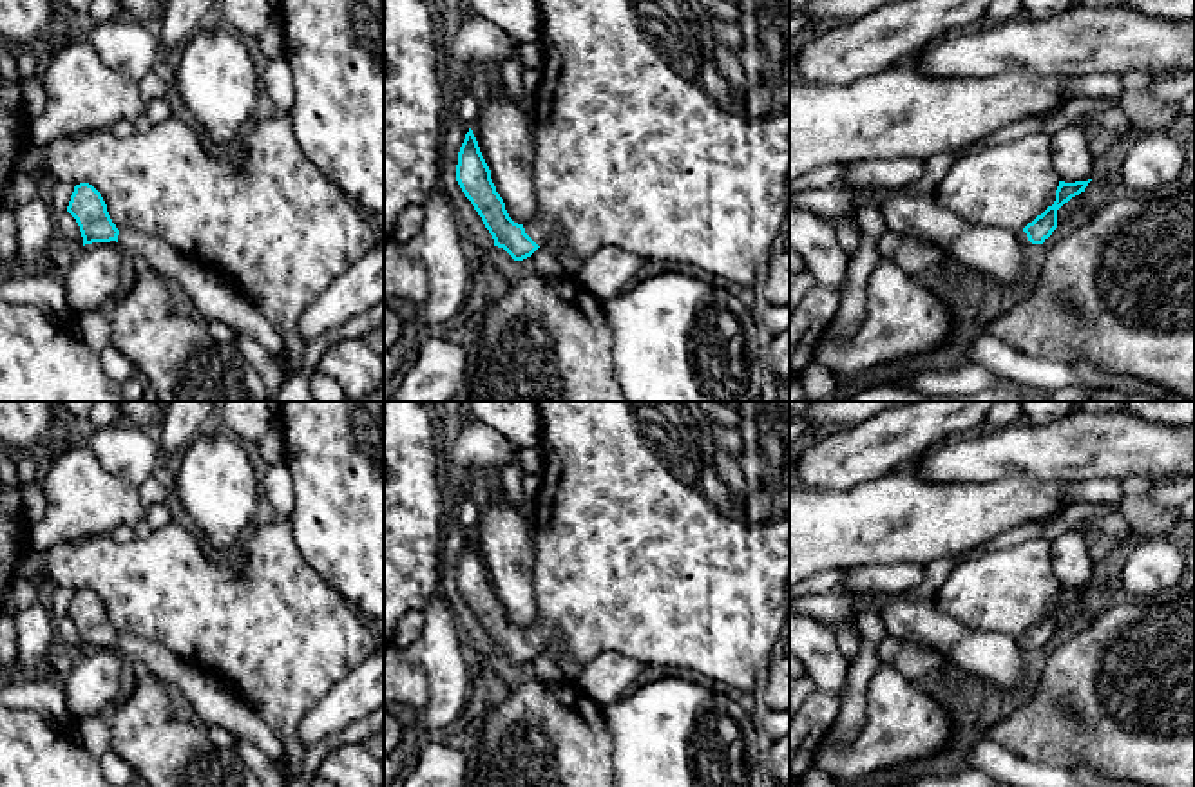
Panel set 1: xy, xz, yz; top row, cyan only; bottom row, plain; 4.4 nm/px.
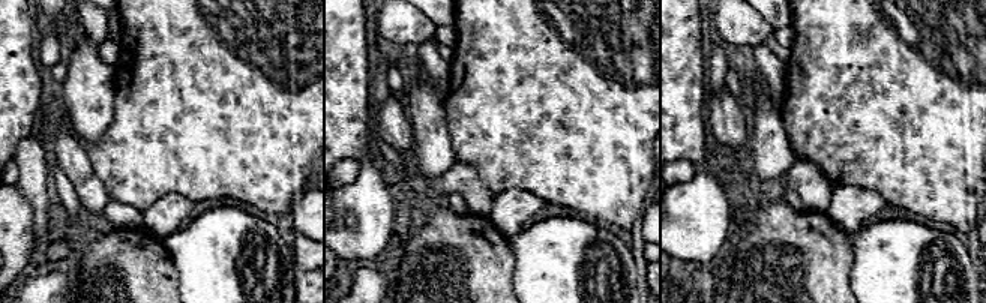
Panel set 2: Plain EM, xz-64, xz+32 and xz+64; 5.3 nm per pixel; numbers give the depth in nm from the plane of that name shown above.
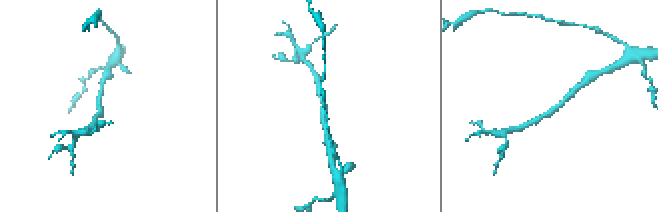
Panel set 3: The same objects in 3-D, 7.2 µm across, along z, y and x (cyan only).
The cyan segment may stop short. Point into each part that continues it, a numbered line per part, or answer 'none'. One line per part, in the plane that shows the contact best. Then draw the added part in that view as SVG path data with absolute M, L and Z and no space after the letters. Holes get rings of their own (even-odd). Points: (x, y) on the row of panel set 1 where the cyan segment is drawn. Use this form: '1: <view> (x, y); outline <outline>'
1: xz (538, 230); outline M549 219L529 221L523 224L525 233L538 244L543 246L550 233L556 230L556 223Z

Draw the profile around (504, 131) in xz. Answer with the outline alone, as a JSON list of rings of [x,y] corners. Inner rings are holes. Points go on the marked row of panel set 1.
[[[498,89],[480,107],[478,121],[471,130],[509,217],[518,224],[529,223],[536,213],[532,188],[534,118],[531,107]]]

